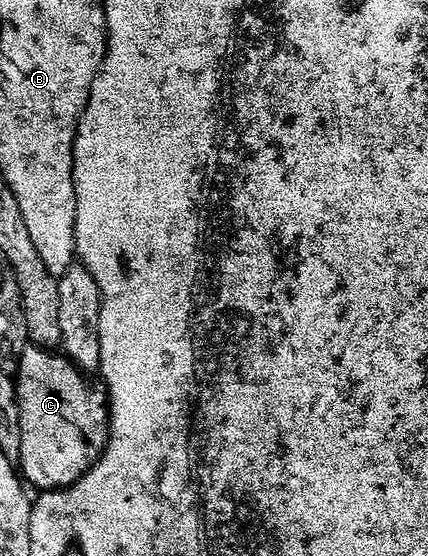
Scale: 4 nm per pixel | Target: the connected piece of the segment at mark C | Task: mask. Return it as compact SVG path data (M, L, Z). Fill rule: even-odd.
M29 347L21 355L16 383L22 407L22 455L18 465L23 480L31 488L33 485L36 489L44 489L40 491L64 491L75 486L108 448L110 413L105 408L105 398L96 397L95 391L88 386L88 381L89 378L59 352Z

